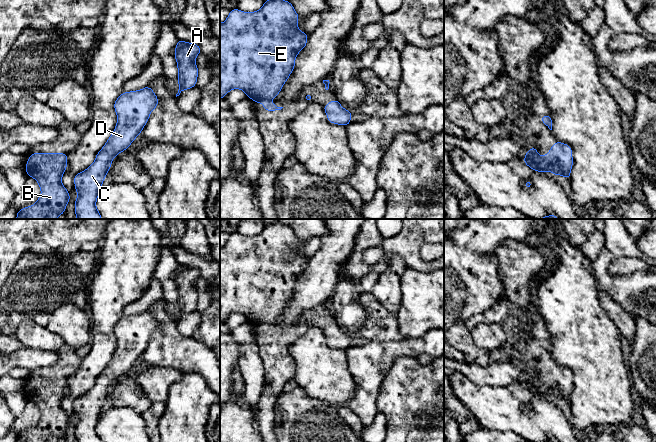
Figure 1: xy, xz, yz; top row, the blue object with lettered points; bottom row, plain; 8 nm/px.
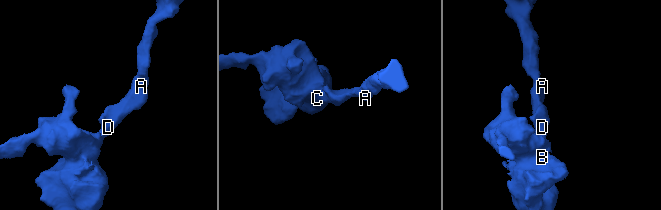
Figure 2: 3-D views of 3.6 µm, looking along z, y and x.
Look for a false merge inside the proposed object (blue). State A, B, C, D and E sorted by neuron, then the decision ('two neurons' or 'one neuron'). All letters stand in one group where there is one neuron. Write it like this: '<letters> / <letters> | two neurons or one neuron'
A B C D E | one neuron

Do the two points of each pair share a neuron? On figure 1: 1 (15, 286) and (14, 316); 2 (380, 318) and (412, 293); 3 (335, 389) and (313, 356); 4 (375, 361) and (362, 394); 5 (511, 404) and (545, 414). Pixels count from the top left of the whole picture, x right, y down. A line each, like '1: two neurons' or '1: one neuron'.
1: one neuron
2: two neurons
3: one neuron
4: one neuron
5: one neuron

